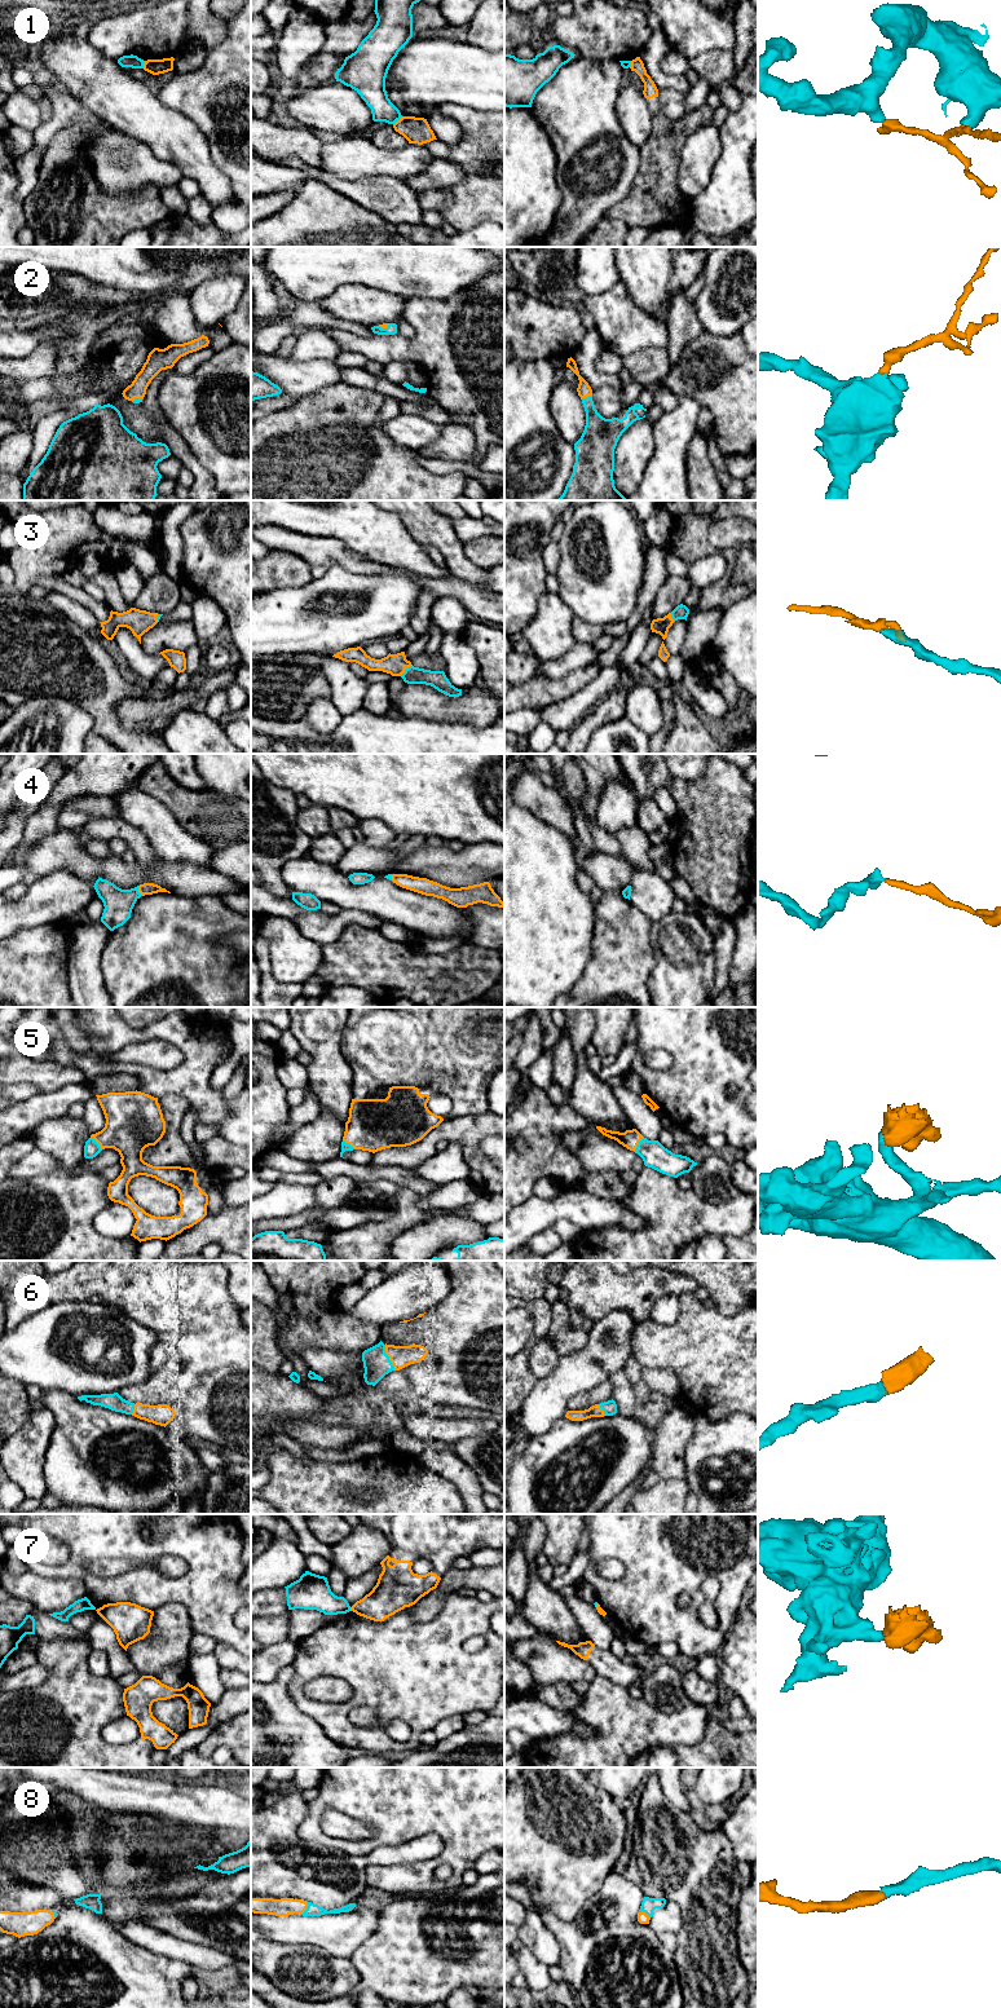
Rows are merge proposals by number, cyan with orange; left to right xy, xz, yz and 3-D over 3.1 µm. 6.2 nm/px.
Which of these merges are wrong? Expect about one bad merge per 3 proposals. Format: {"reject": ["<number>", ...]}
{"reject": ["1", "7"]}

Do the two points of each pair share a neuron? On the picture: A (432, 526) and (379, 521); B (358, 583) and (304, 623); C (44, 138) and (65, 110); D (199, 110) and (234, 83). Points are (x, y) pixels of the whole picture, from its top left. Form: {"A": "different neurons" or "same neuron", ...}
{"A": "different neurons", "B": "same neuron", "C": "same neuron", "D": "same neuron"}

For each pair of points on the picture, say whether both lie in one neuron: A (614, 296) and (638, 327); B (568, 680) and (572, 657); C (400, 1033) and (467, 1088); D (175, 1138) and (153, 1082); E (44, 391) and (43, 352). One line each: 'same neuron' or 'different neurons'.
A: same neuron
B: different neurons
C: same neuron
D: different neurons
E: different neurons

